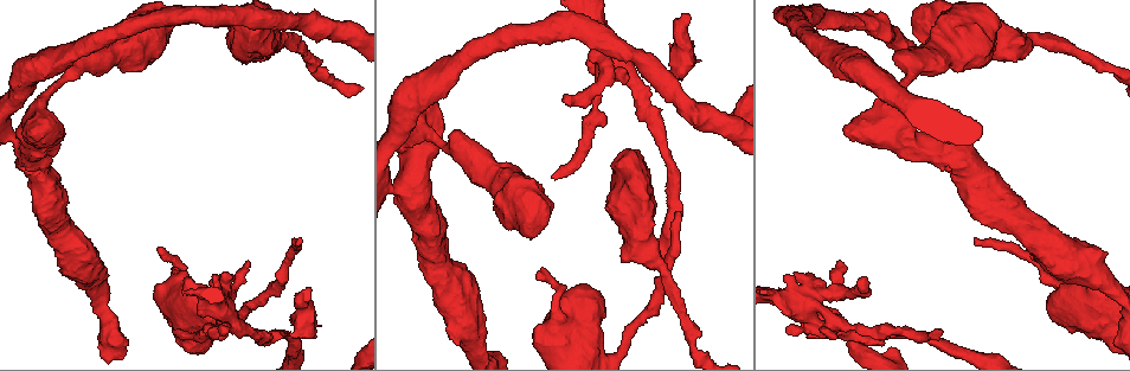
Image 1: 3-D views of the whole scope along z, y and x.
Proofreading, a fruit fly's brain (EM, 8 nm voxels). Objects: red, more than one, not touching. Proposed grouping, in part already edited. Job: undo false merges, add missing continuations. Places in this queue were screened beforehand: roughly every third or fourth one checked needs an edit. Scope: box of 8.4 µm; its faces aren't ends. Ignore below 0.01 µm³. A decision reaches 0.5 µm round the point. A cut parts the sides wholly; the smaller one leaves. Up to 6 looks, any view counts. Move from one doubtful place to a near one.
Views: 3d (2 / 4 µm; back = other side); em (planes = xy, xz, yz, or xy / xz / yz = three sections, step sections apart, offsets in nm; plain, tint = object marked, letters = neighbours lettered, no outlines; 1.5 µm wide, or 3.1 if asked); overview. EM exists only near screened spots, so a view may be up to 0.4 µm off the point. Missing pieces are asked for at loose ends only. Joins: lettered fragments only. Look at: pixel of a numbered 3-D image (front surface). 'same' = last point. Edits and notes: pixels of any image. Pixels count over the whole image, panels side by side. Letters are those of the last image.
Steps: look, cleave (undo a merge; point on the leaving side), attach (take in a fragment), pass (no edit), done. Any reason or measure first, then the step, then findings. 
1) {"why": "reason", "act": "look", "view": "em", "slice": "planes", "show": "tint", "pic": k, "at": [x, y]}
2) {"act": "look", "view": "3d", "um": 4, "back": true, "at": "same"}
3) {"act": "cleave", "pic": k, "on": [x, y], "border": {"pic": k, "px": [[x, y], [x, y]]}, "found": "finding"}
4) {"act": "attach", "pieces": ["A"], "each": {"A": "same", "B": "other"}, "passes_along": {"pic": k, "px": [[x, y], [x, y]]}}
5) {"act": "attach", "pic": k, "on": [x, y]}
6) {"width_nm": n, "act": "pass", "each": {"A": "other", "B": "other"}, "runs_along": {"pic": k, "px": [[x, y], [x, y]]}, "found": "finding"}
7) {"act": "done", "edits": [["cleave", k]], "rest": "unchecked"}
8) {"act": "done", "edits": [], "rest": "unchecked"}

{"why": "branch stops here", "act": "look", "view": "3d", "um": 2, "pic": 1, "at": [225, 332]}

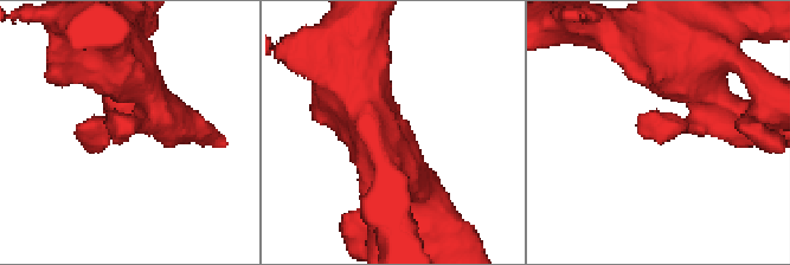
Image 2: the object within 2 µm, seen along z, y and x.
{"why": "need the tissue", "act": "look", "view": "em", "slice": "planes", "show": "tint", "pic": 2, "at": [638, 129]}

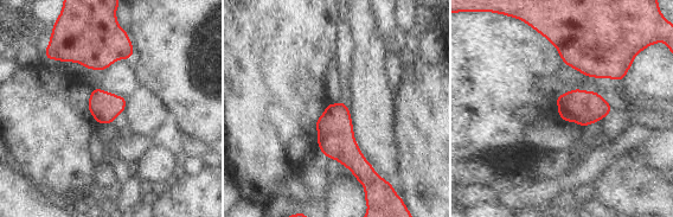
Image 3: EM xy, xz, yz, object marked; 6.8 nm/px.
{"why": "what lies round it", "act": "look", "view": "em", "slice": "planes", "show": "letters", "at": "same"}

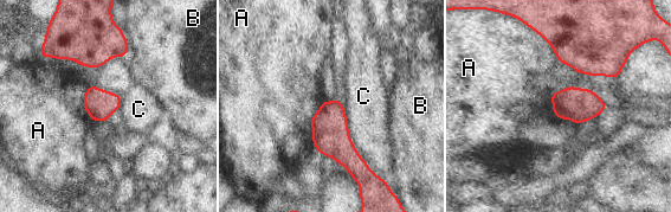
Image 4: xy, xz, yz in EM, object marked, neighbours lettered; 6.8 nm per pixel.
{"width_nm": 200, "act": "pass", "each": {"A": "other", "B": "other", "C": "other"}, "found": "none of them fits"}

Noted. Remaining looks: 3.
{"why": "long arm stops here", "act": "look", "view": "3d", "um": 2, "pic": 1, "at": [686, 16]}

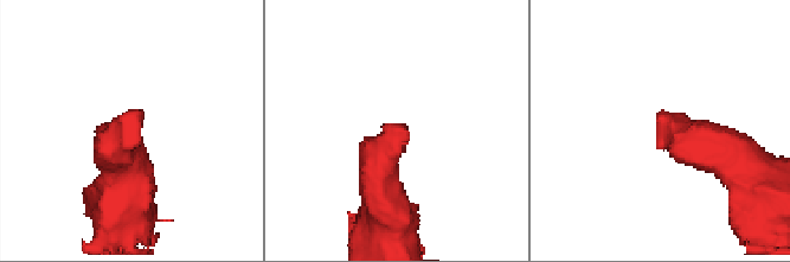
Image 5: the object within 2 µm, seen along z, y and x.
{"act": "look", "view": "em", "slice": "planes", "show": "plain", "pic": 5, "at": [656, 115]}

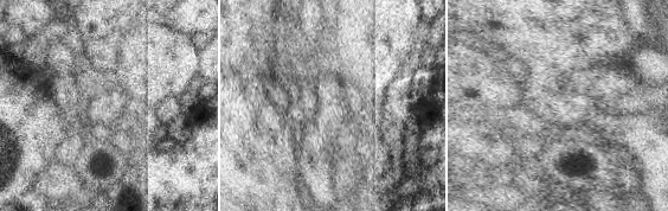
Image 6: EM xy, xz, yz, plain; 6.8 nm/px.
{"why": "see the neighbours", "act": "look", "view": "em", "slice": "planes", "show": "letters", "at": "same"}

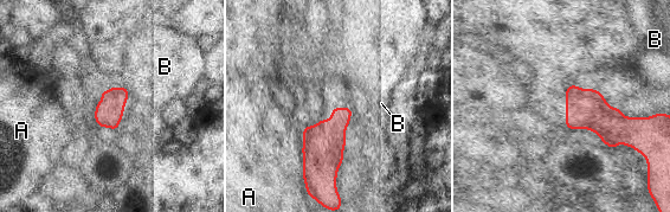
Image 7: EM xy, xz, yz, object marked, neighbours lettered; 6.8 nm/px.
{"act": "pass", "each": {"A": "other", "B": "other"}, "found": "no lettered fragment goes on from it"}

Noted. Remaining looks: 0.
{"act": "done", "edits": [], "rest": "unchecked"}

